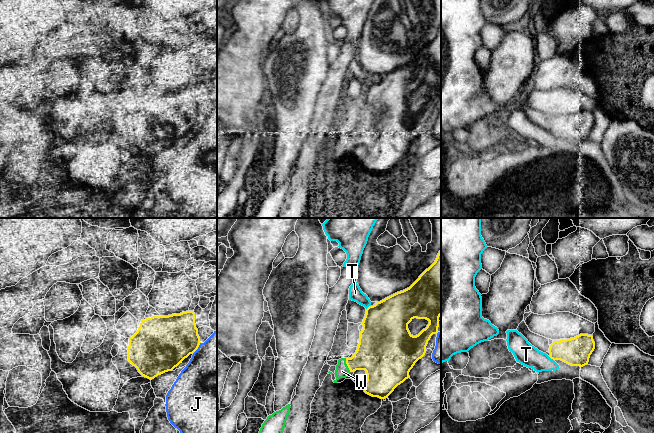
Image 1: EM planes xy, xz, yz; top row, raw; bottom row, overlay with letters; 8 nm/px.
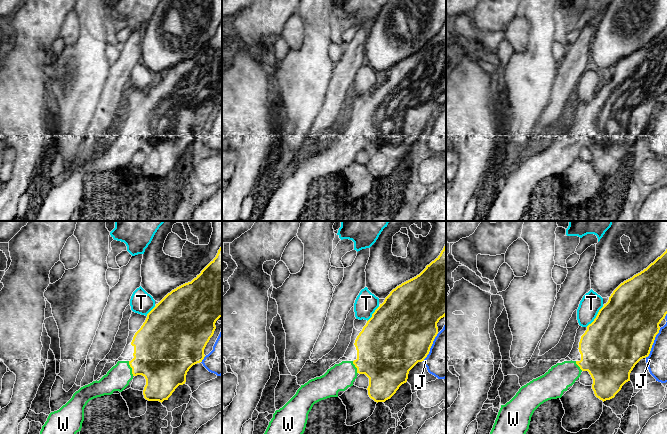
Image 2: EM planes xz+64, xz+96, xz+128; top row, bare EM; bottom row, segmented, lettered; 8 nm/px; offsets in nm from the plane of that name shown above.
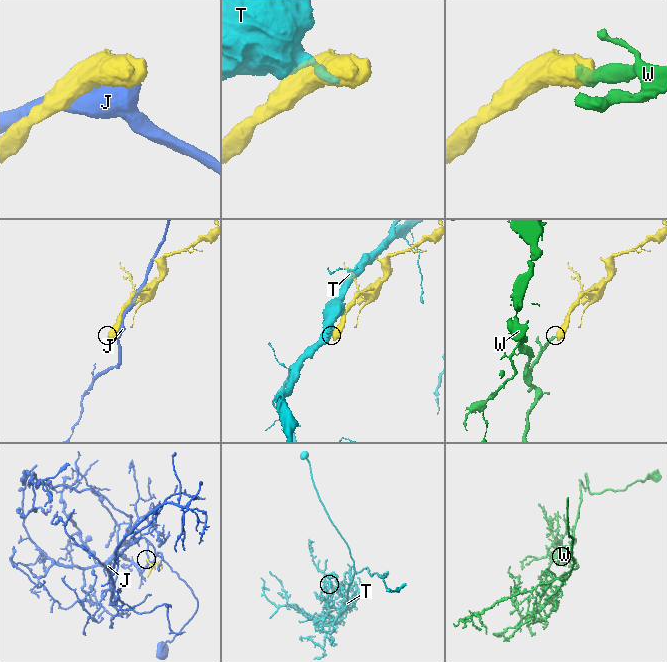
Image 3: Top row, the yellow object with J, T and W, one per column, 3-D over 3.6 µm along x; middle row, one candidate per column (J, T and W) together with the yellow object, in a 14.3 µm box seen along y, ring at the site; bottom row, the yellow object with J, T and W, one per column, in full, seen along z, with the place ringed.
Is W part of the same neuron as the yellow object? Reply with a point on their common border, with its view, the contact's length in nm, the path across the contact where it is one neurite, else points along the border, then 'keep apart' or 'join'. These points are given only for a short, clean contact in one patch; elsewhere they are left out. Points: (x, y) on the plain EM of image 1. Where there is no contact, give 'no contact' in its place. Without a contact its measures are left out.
xz (347, 141) | 120 nm | join

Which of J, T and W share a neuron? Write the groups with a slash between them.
J / T / W

